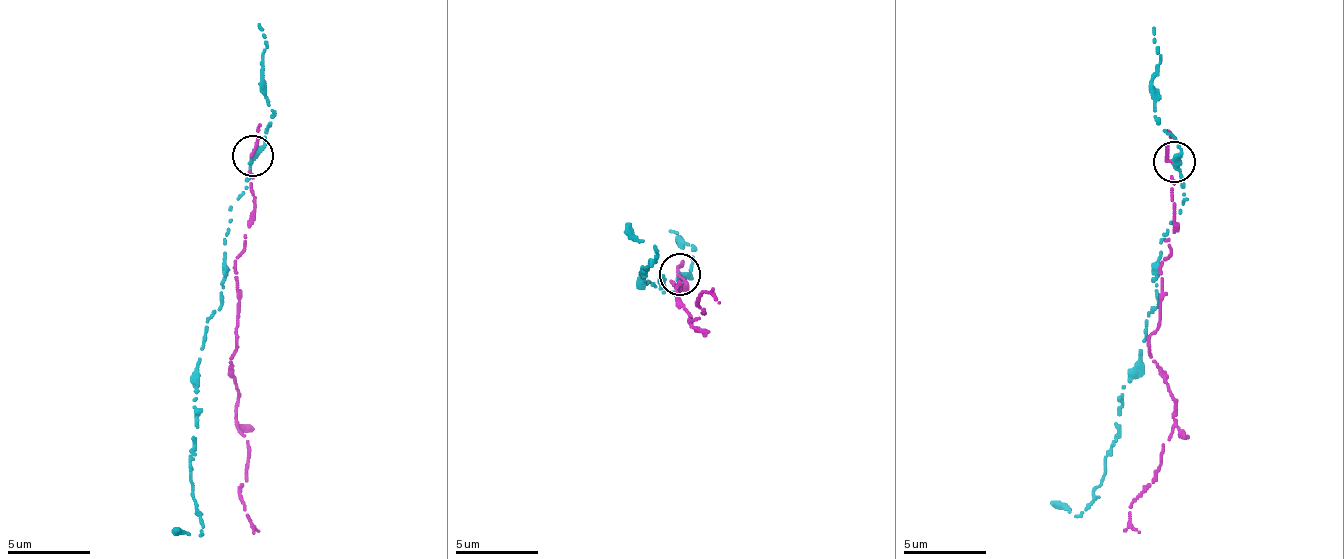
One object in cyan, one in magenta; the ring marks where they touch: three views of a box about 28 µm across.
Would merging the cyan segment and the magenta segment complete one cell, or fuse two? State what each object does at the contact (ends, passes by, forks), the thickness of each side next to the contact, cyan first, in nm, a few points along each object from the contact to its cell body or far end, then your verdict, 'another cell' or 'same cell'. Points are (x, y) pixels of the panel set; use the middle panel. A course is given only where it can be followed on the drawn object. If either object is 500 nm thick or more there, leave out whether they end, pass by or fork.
cyan passes by; magenta passes by; 340 nm thick on the cyan side, 140 nm on the other; cyan runs (678, 273), (670, 293), (658, 279), (660, 287), (643, 283), (653, 246), (627, 224); magenta runs (678, 273), (689, 284), (672, 283), (689, 323), (706, 314), (701, 291), (720, 303); another cell

